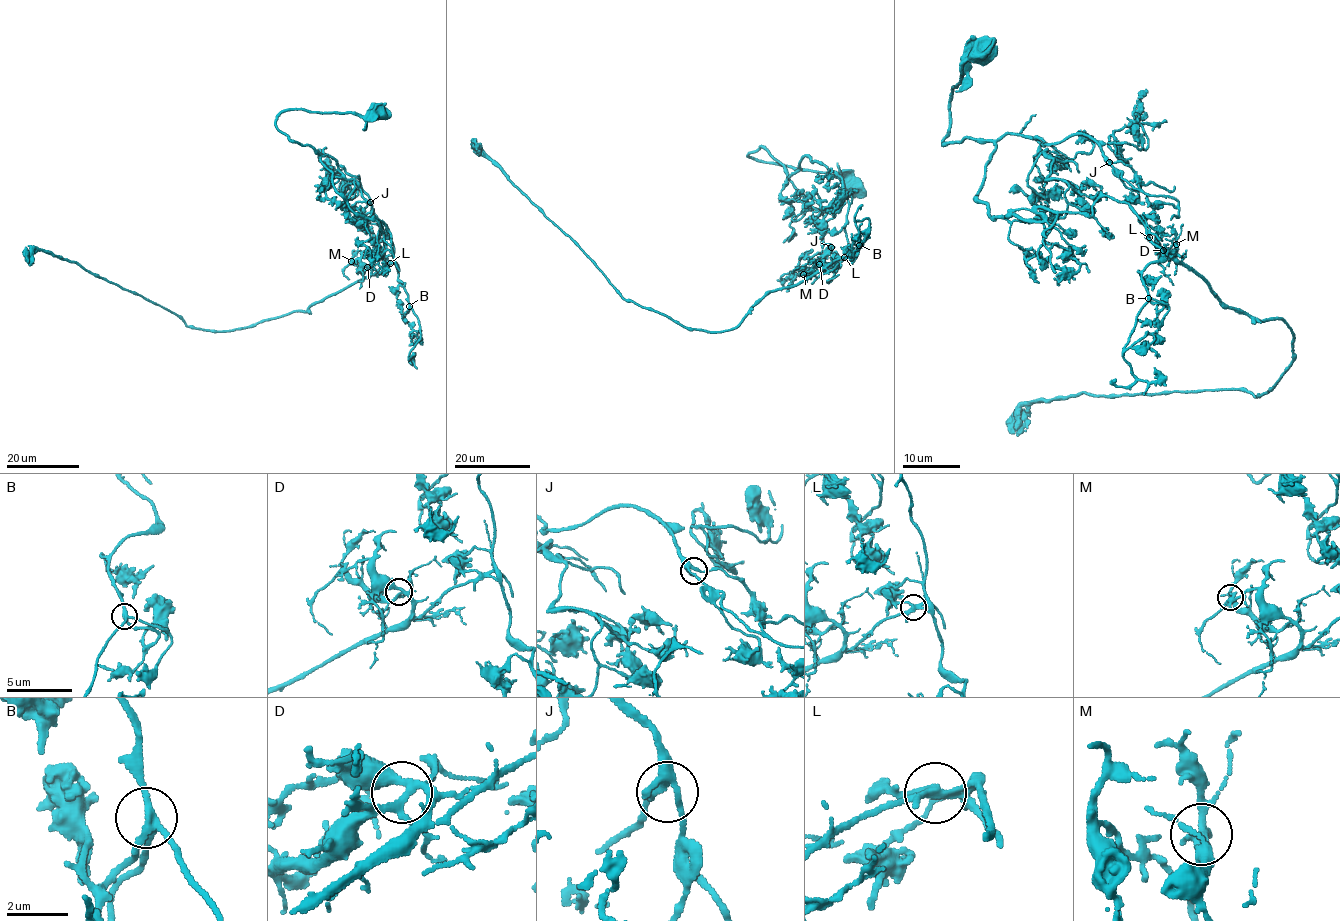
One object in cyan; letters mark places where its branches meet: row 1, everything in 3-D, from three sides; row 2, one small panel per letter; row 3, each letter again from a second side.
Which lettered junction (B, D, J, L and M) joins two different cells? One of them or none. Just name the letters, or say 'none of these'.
L

